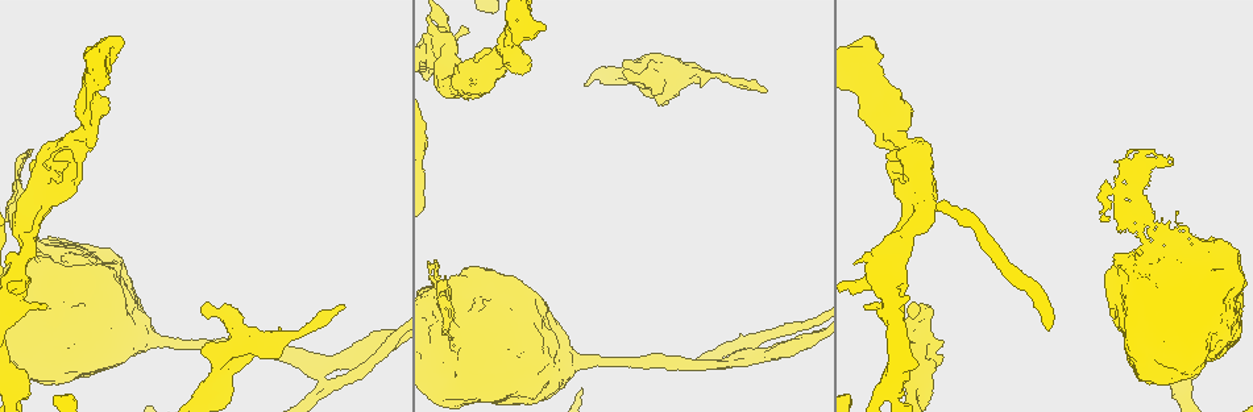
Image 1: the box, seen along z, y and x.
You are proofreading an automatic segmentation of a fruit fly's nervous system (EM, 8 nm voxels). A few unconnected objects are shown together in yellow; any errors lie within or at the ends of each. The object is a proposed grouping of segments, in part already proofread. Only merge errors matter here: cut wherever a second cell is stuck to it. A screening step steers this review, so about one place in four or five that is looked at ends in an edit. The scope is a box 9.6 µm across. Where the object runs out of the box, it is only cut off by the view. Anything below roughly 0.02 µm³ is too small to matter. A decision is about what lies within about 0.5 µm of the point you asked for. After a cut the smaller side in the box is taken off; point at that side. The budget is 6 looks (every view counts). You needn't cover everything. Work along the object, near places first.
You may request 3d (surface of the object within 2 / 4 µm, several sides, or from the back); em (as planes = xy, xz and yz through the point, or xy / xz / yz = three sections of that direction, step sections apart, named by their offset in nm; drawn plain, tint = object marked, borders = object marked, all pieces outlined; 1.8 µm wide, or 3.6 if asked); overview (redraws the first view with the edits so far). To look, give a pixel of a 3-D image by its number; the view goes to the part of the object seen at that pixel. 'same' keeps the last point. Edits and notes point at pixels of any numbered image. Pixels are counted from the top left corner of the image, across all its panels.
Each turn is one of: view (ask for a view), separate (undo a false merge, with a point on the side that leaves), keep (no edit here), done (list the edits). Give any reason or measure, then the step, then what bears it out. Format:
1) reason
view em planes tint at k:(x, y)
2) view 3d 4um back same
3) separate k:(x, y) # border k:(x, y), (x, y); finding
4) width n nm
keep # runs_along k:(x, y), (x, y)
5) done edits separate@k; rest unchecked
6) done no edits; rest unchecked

abrupt turn
view 3d 2um at 1:(689, 70)

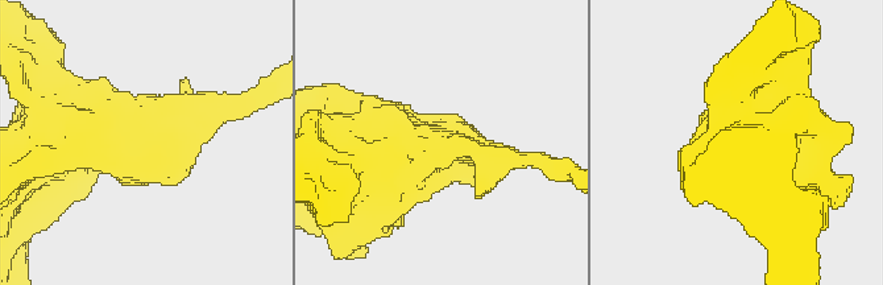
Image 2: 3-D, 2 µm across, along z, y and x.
shape alone is not enough
view em xz step 16 tint at 2:(447, 148)

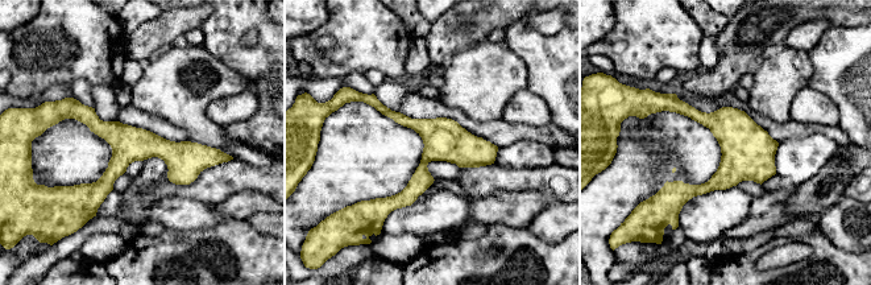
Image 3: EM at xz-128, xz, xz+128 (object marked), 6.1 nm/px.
view em planes tint same

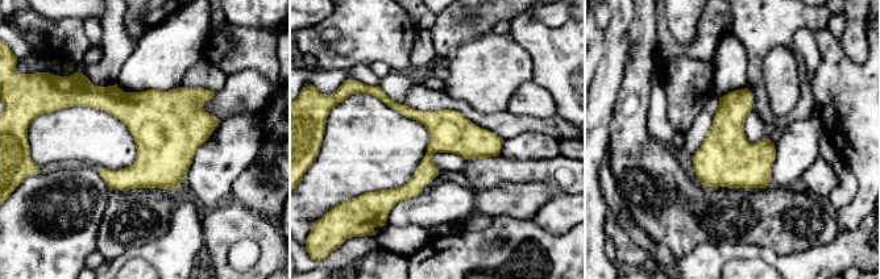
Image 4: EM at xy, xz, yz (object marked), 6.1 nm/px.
width 260 nm
keep # runs_along 4:(498, 140), (441, 141), (427, 171), (387, 199); one cell here

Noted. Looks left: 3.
sudden change in width
view 3d 4um at 1:(897, 261)

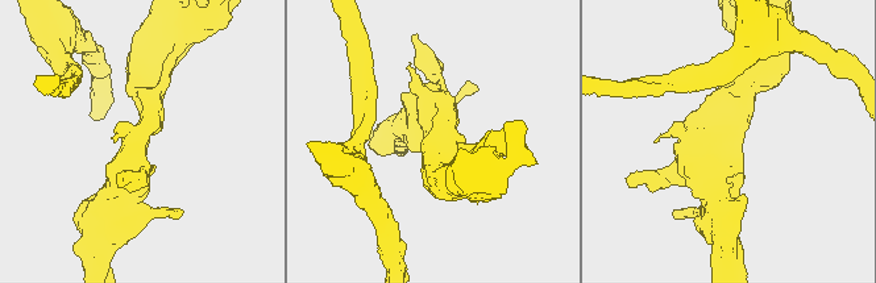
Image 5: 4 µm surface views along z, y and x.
shape alone is not enough
view em 3.6um planes tint at 5:(722, 131)

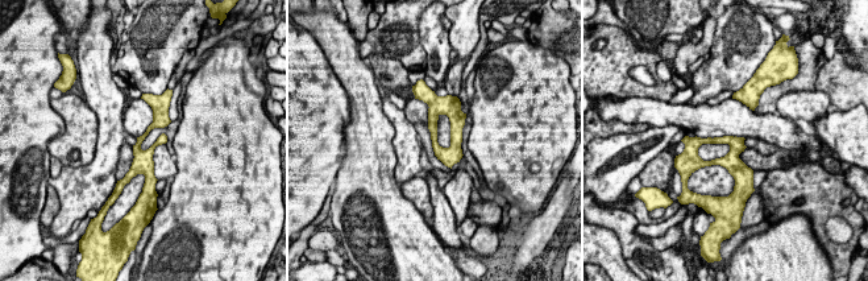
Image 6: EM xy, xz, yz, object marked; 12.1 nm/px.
keep # runs_along 6:(157, 108), (138, 143), (148, 178); continuous, no second cell

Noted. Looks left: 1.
closes a loop
view em planes tint at 1:(1154, 236)

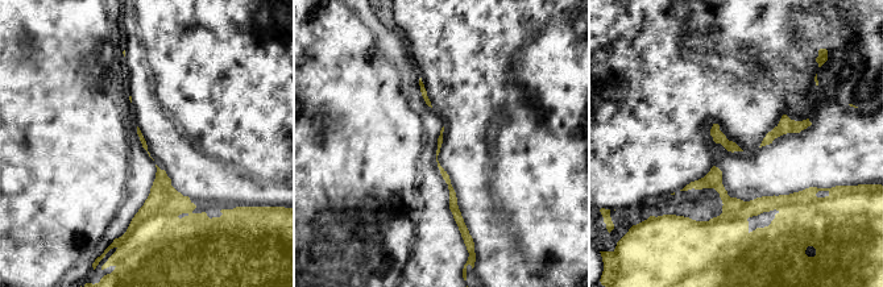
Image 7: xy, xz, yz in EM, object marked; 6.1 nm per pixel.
keep # one cell here

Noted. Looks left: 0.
done no edits; rest unchecked

